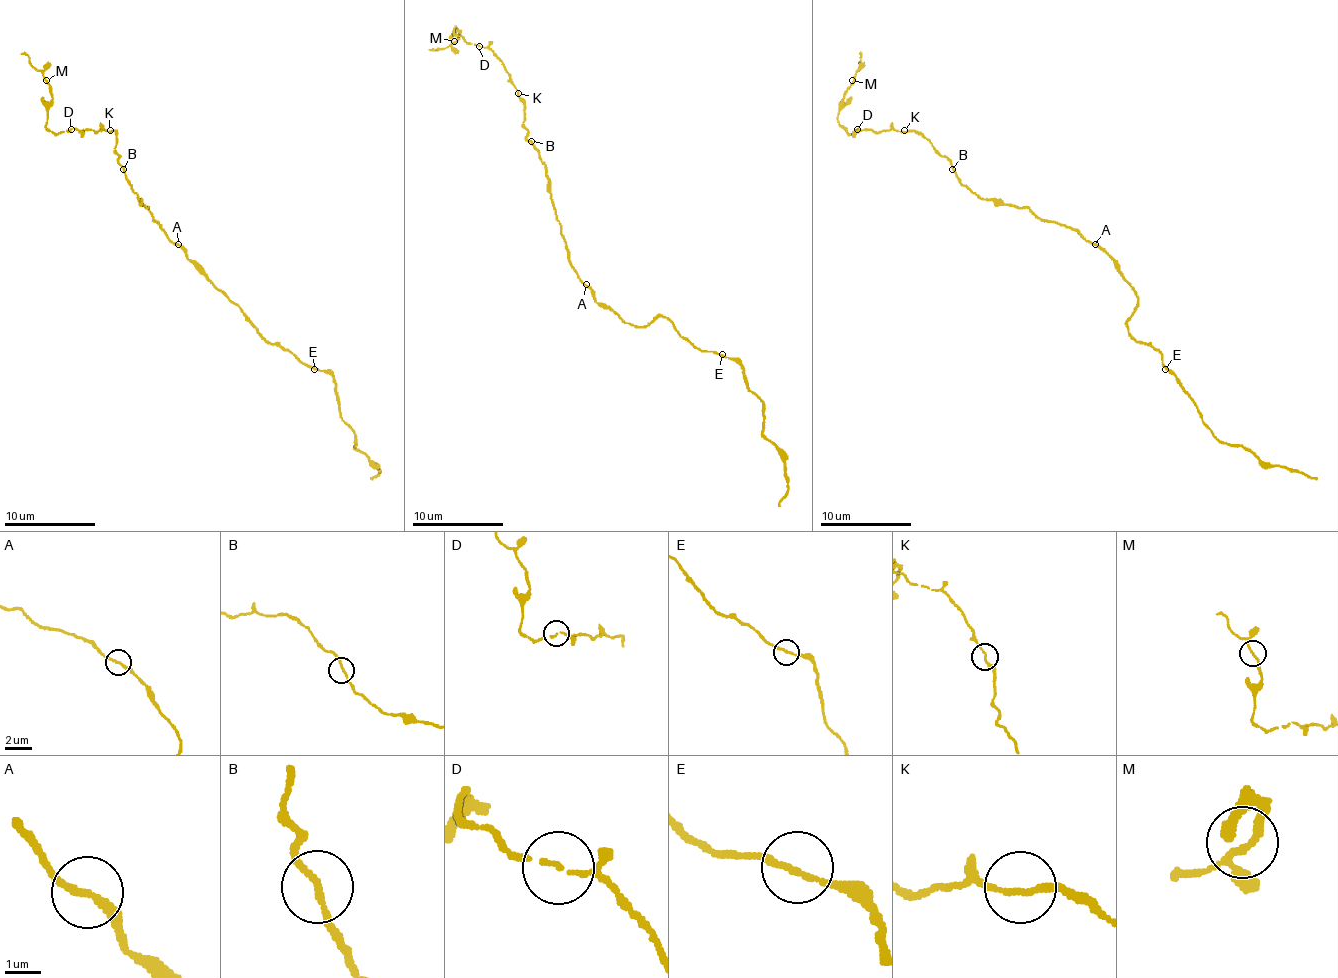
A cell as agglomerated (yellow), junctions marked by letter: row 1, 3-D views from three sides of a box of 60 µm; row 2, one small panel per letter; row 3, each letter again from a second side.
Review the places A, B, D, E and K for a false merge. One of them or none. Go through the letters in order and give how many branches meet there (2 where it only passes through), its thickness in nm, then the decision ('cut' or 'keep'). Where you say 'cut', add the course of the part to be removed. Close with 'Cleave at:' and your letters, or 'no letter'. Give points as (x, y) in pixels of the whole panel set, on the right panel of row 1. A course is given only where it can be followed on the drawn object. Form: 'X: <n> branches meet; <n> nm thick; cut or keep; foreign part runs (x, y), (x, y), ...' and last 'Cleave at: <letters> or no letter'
A: 2 branches meet; 190 nm thick; keep
B: 2 branches meet; 160 nm thick; keep
D: 2 branches meet; 120 nm thick; cut; foreign part runs (856, 128), (847, 130), (838, 121), (838, 103), (859, 69), (861, 51)
E: 2 branches meet; 170 nm thick; keep
K: 2 branches meet; 150 nm thick; keep
Cleave at: D

